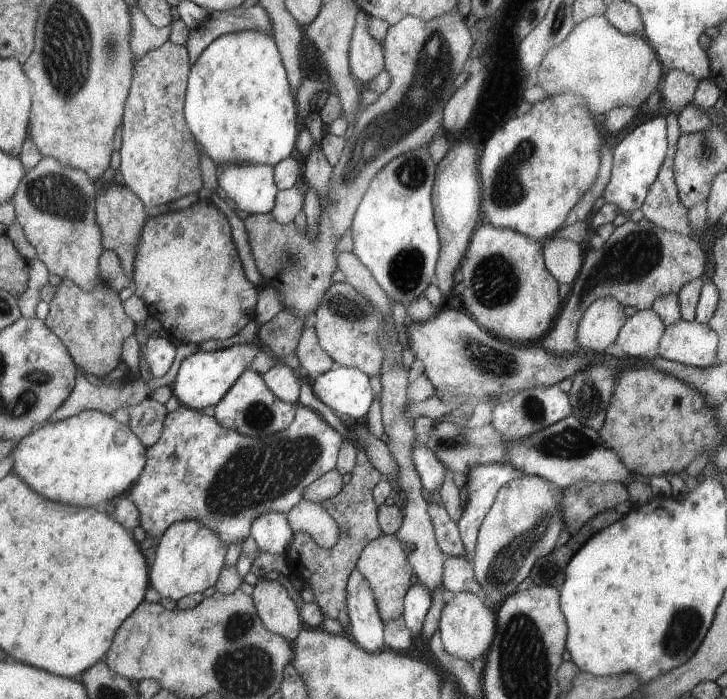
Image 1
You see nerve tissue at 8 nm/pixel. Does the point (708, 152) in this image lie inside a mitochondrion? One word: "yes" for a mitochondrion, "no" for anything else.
yes

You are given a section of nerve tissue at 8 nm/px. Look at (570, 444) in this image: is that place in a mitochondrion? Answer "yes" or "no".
yes

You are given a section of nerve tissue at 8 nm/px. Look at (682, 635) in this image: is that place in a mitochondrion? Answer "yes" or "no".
yes

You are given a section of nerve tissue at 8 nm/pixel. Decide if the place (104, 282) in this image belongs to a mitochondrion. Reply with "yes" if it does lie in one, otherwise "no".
no

